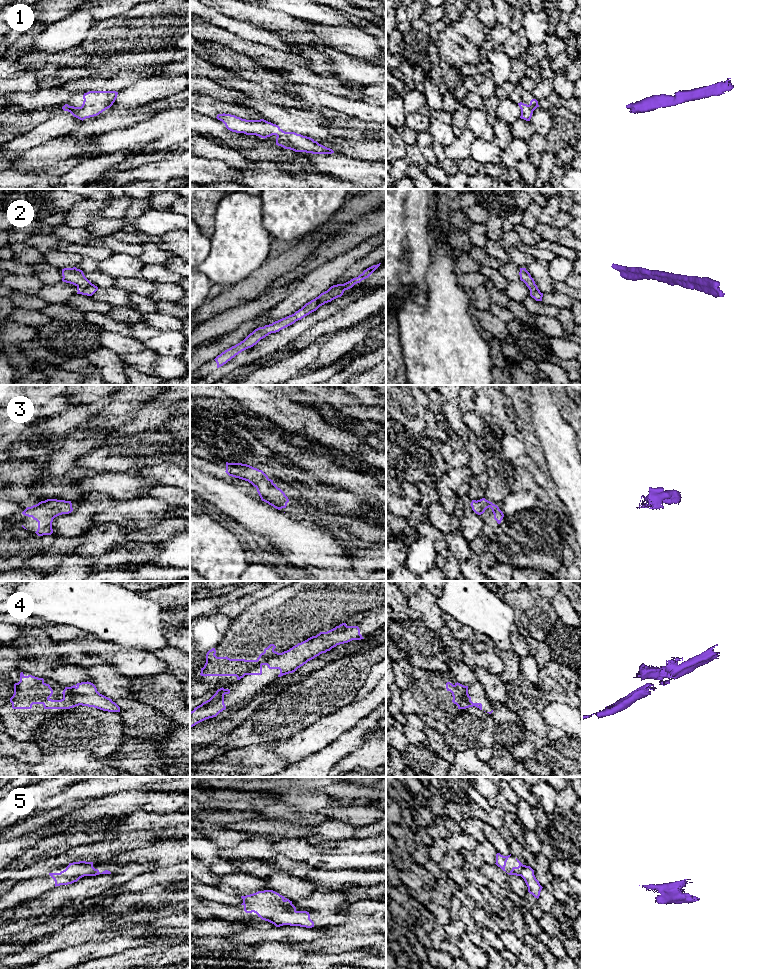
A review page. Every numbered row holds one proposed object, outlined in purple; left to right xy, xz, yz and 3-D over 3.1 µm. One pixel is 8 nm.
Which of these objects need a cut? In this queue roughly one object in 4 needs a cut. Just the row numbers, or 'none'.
4, 5

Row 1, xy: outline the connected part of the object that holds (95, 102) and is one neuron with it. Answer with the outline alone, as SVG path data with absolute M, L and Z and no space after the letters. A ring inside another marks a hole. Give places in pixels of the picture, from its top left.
M89 91L83 95L81 107L74 107L65 104L62 109L70 112L74 117L84 120L94 117L110 108L117 98L116 91Z

